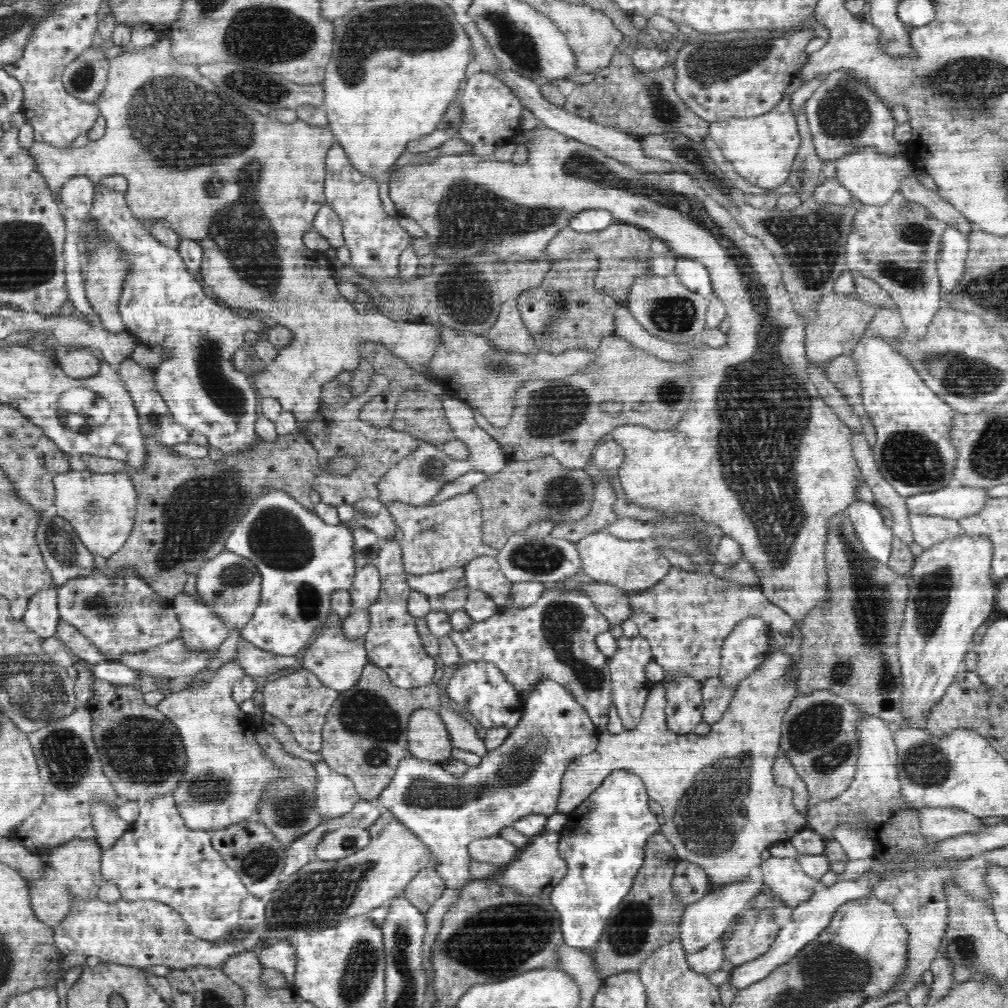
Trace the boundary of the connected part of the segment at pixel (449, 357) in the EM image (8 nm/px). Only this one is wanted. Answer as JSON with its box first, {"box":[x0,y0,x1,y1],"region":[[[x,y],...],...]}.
{"box":[428,326,595,427],"region":[[[437,326],[441,331],[441,346],[436,348],[428,375],[436,384],[443,386],[445,397],[452,397],[467,403],[473,410],[478,410],[495,427],[505,427],[516,406],[517,390],[528,382],[528,378],[561,379],[587,370],[595,358],[595,350],[565,350],[560,354],[538,352],[531,357],[525,354],[508,353],[497,350],[482,335],[458,333],[453,329]]]}

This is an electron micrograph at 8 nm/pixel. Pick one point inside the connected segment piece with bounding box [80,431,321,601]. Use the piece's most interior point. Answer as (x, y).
(186, 507)

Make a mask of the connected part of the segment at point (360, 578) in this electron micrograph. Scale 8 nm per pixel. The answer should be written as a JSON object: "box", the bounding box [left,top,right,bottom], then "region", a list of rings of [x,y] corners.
{"box":[349,563,380,613],"region":[[[376,563],[357,570],[352,588],[349,591],[350,597],[352,597],[351,612],[353,613],[358,609],[368,609],[377,599],[380,589],[380,575]]]}

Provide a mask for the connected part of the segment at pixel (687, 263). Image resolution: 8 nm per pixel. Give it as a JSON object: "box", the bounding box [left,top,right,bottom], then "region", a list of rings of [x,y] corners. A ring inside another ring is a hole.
{"box":[674,257,715,297],"region":[[[680,257],[677,260],[674,272],[689,290],[703,297],[715,293],[711,284],[709,271],[698,260]]]}

